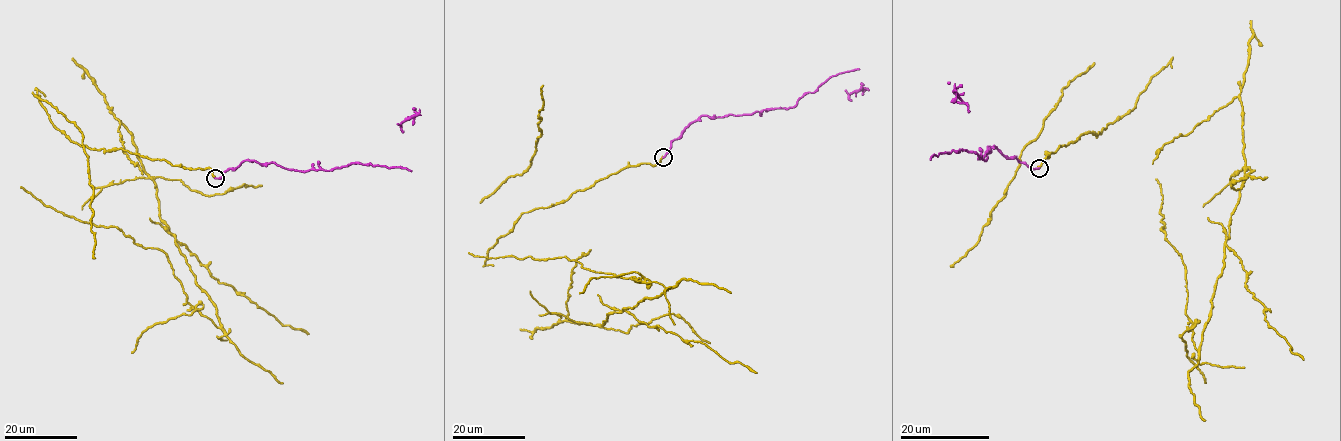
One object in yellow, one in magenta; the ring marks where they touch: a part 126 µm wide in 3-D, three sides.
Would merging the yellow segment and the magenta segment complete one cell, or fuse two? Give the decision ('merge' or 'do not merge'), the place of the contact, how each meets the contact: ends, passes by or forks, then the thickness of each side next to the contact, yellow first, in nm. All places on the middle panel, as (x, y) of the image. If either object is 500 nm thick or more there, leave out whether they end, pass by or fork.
do not merge; at (663, 157); yellow ends there; magenta ends there; 260 nm thick on the yellow side, 190 nm on the other

